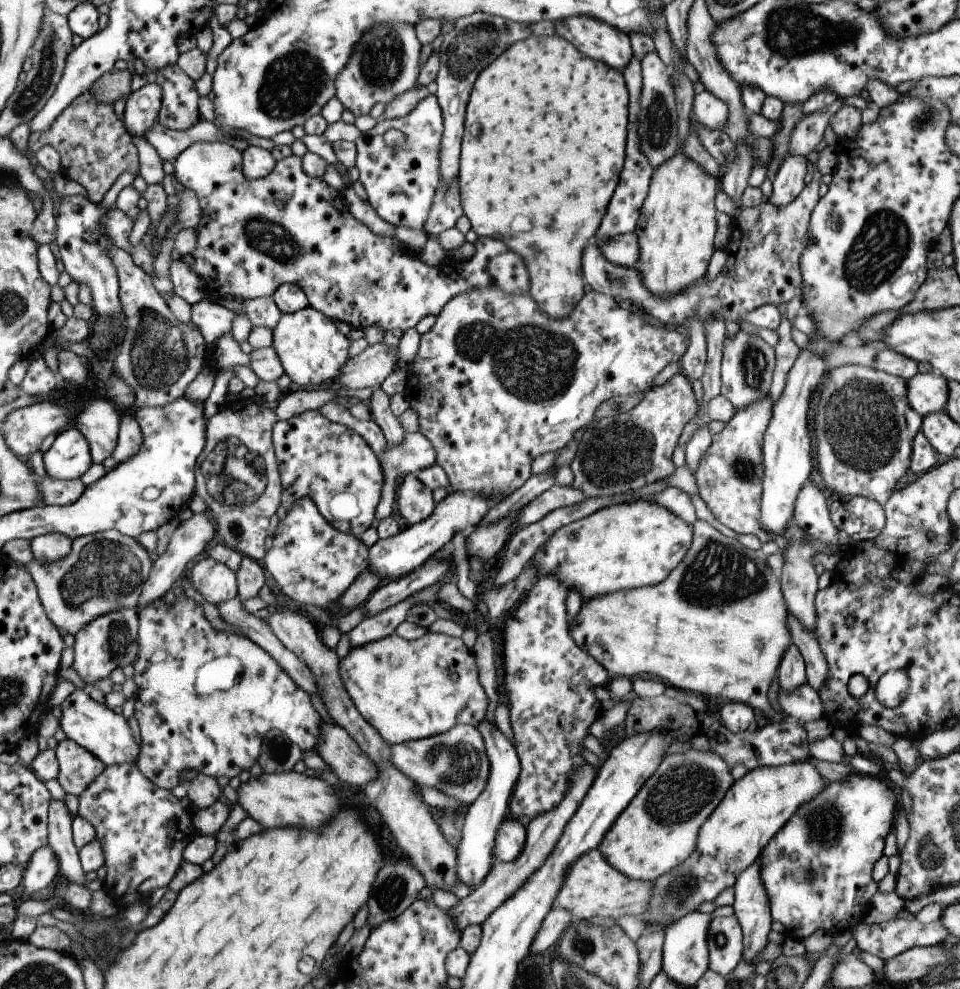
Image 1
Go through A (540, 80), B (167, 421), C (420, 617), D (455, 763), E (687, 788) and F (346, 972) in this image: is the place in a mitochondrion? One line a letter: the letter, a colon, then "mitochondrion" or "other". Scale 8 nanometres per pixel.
A: other
B: mitochondrion
C: other
D: mitochondrion
E: mitochondrion
F: other

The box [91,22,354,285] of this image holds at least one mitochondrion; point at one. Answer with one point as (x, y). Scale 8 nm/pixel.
(291, 83)

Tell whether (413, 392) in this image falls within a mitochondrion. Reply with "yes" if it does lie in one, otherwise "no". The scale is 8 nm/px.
no

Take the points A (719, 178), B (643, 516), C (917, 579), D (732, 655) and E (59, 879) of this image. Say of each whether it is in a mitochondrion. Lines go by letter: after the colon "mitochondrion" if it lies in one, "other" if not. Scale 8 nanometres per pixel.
A: other
B: other
C: other
D: other
E: other

